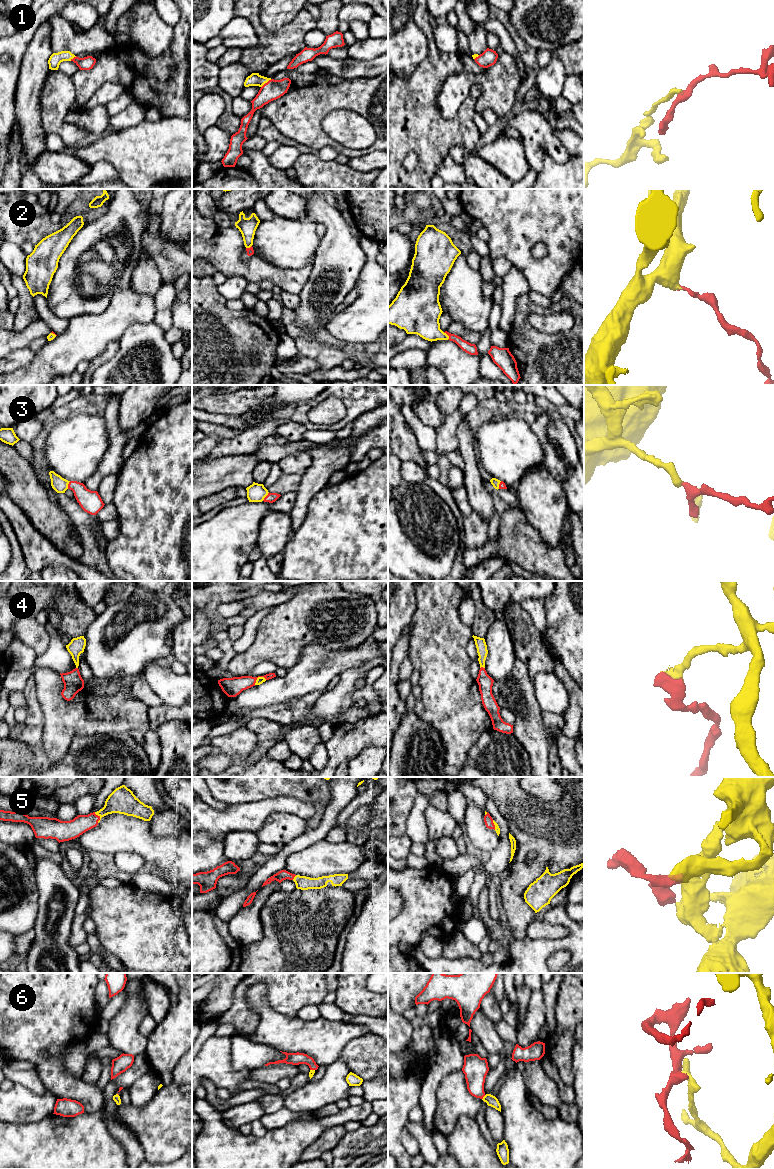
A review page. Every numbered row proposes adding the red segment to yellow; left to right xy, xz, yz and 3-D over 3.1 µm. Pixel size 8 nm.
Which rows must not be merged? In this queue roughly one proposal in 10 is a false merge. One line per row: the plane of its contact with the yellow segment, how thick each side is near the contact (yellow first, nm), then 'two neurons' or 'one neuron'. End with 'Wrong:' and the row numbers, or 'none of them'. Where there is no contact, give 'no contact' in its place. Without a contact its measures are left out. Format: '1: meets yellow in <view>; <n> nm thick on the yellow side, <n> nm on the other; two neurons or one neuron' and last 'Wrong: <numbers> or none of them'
1: meets yellow in xz; 100 nm thick on the yellow side, 160 nm on the other; one neuron
2: meets yellow in yz; 280 nm thick on the yellow side, 90 nm on the other; one neuron
3: meets yellow in xz; 150 nm thick on the yellow side, 80 nm on the other; one neuron
4: meets yellow in xz; 60 nm thick on the yellow side, 150 nm on the other; one neuron
5: meets yellow in xy; 200 nm thick on the yellow side, 150 nm on the other; one neuron
6: meets yellow in yz; 90 nm thick on the yellow side, 200 nm on the other; one neuron
Wrong: none of them

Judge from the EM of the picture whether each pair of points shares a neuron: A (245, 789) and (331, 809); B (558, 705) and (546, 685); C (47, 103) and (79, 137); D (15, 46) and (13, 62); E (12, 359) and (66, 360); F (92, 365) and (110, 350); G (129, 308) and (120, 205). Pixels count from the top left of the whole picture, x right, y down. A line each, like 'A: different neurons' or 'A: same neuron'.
A: different neurons
B: same neuron
C: same neuron
D: same neuron
E: different neurons
F: same neuron
G: different neurons

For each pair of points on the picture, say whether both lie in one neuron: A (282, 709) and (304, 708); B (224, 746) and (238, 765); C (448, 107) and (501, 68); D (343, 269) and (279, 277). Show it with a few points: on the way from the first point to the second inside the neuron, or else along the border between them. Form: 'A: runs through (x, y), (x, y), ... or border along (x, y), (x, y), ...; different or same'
A: runs through (287, 709), (299, 708); same
B: runs through (229, 748), (238, 757), (238, 760); same
C: runs through (457, 93), (471, 79), (487, 79); same
D: border along (312, 263), (309, 279), (299, 293); different

